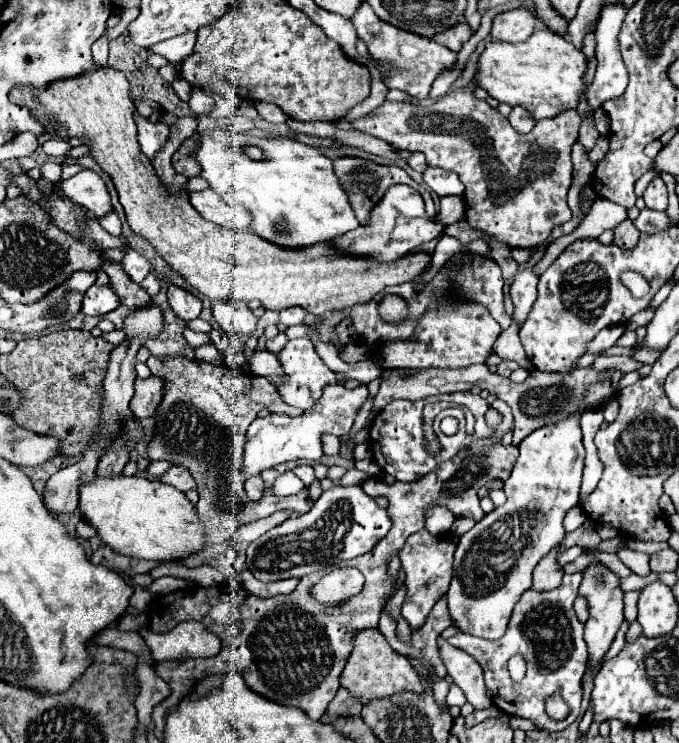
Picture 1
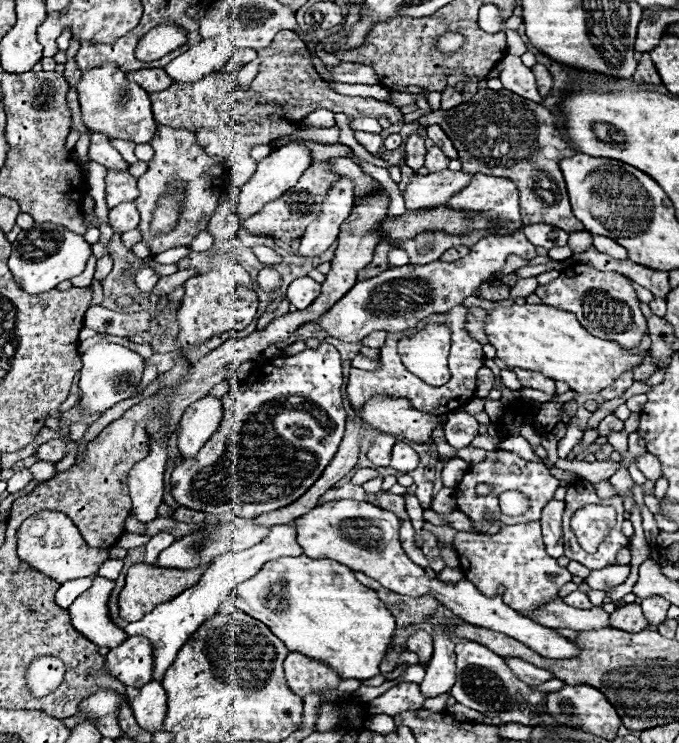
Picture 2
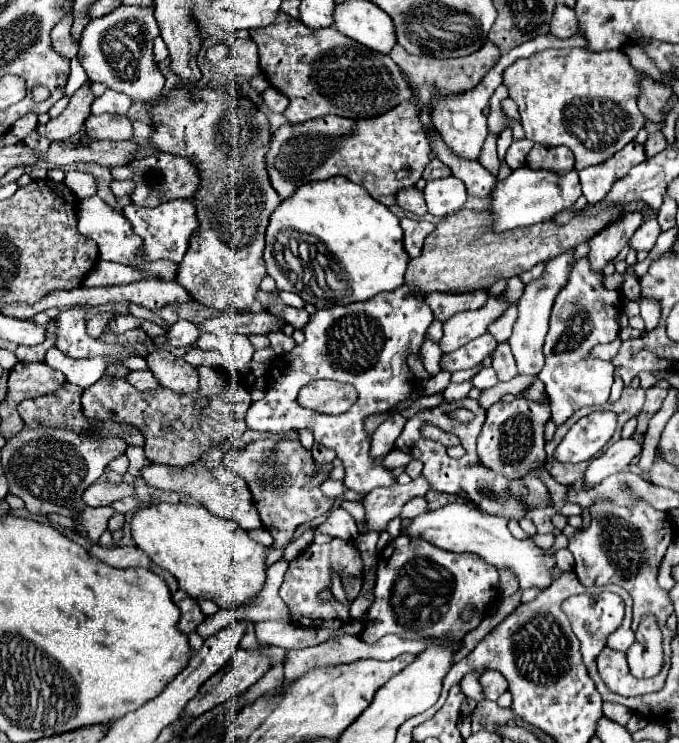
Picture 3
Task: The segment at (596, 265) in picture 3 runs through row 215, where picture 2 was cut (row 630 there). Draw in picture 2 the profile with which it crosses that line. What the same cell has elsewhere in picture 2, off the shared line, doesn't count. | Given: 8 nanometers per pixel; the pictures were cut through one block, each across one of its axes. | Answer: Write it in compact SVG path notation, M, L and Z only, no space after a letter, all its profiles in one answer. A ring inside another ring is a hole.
M632 602L622 608L616 608L616 612L610 614L610 626L622 628L626 632L640 632L642 628L648 628L648 620L646 620L640 604Z

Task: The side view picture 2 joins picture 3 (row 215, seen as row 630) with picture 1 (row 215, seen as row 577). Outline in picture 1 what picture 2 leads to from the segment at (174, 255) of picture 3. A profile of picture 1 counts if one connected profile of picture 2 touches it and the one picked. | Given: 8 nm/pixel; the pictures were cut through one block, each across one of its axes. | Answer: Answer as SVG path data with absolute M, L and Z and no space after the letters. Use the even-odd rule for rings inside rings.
M212 190L192 192L190 202L206 220L210 220L210 222L214 222L218 226L232 228L236 232L250 232L250 212L246 212L240 206L226 204Z

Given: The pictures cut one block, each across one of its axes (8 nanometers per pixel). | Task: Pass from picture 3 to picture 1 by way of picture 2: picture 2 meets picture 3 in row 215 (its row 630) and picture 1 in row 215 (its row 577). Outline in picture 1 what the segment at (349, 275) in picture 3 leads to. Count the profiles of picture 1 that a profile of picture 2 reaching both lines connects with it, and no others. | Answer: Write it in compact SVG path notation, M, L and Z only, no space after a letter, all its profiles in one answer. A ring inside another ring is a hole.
M220 128L200 132L194 160L202 166L202 178L228 204L252 212L252 230L280 246L310 246L328 242L358 226L348 204L346 192L332 170L332 160L320 150L292 138L252 138L248 134L230 134ZM246 144L264 150L264 160L250 160L242 148Z

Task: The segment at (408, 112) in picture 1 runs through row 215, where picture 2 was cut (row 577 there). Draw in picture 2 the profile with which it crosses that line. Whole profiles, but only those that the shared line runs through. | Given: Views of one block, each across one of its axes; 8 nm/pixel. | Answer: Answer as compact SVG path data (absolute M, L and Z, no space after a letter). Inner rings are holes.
M526 522L526 524L514 524L514 526L502 526L498 534L476 534L476 532L456 532L454 536L454 550L458 552L460 558L460 568L466 576L466 580L470 580L480 594L494 598L498 596L498 588L504 586L502 592L502 600L518 610L518 612L536 612L540 610L544 604L552 602L558 598L558 590L568 584L572 580L572 574L558 566L556 558L548 556L546 546L542 542L542 534L540 534L540 522Z

